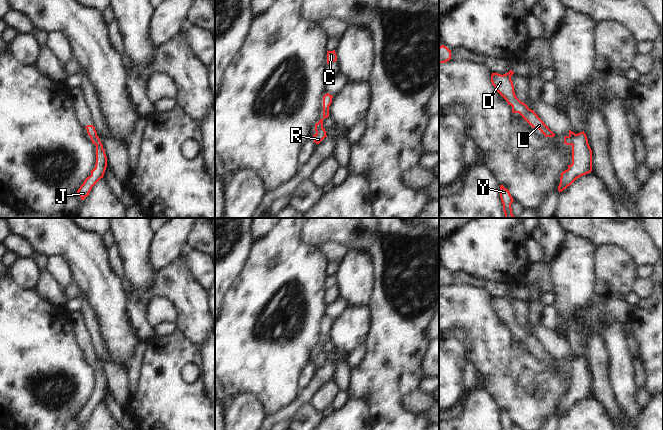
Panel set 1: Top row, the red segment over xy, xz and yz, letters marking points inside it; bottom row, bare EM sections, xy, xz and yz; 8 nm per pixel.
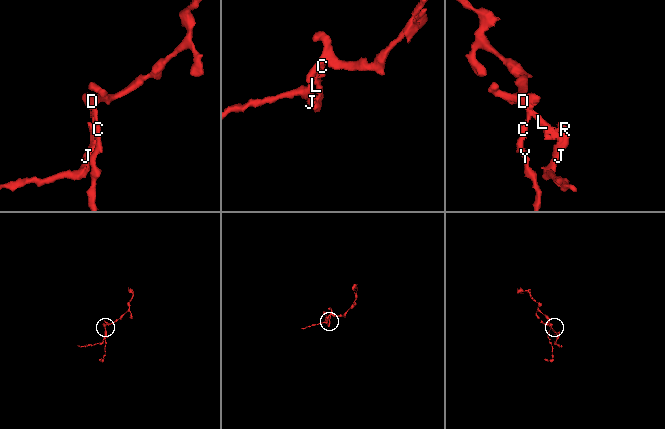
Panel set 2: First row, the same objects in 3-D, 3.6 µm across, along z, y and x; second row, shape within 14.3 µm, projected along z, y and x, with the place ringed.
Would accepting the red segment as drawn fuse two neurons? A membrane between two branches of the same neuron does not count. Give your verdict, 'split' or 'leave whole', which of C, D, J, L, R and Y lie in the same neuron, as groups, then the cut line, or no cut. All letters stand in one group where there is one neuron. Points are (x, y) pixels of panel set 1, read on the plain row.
split; C D L Y / J R; cut in yz along (575, 358), (571, 368)

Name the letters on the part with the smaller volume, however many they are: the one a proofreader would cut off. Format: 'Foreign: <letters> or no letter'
Foreign: J, R

